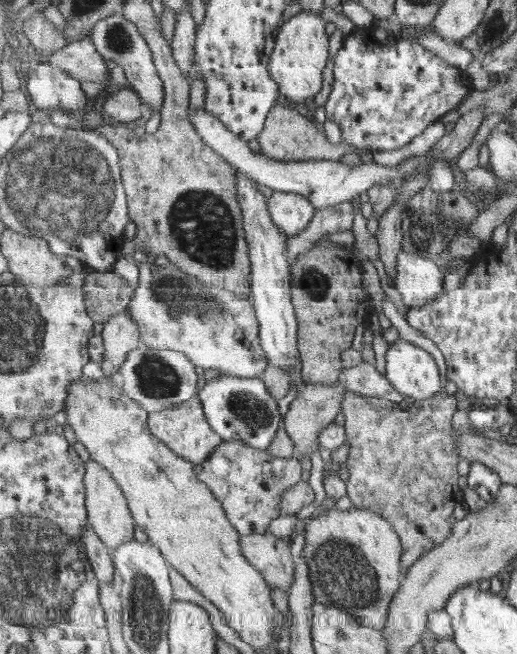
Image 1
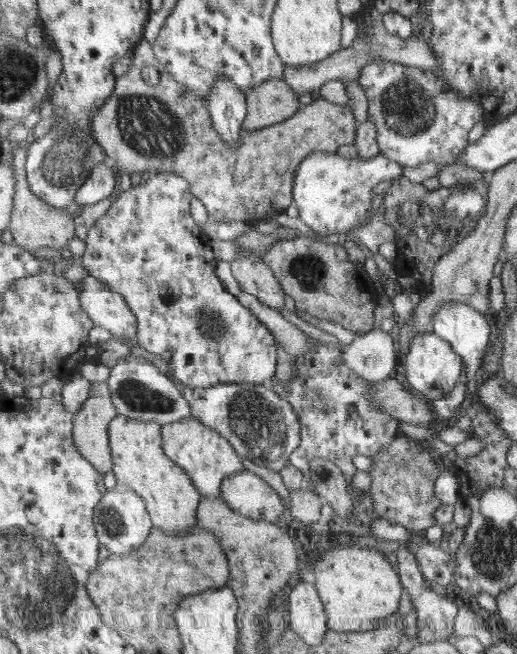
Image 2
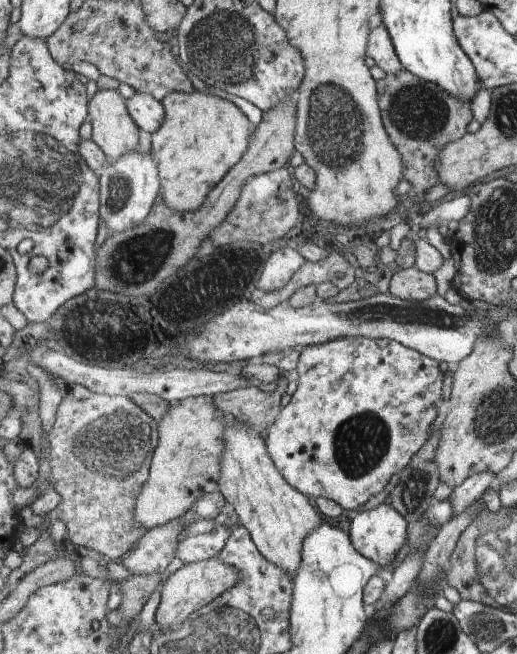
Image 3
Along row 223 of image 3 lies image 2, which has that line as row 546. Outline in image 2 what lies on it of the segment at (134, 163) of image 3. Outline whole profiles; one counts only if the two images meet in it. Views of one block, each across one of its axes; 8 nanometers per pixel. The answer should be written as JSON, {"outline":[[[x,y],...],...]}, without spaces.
{"outline":[[[118,484],[115,488],[107,490],[101,502],[94,510],[94,520],[98,529],[98,536],[111,554],[133,554],[141,549],[147,542],[149,534],[155,528],[152,515],[149,514],[144,498],[125,486]]]}

